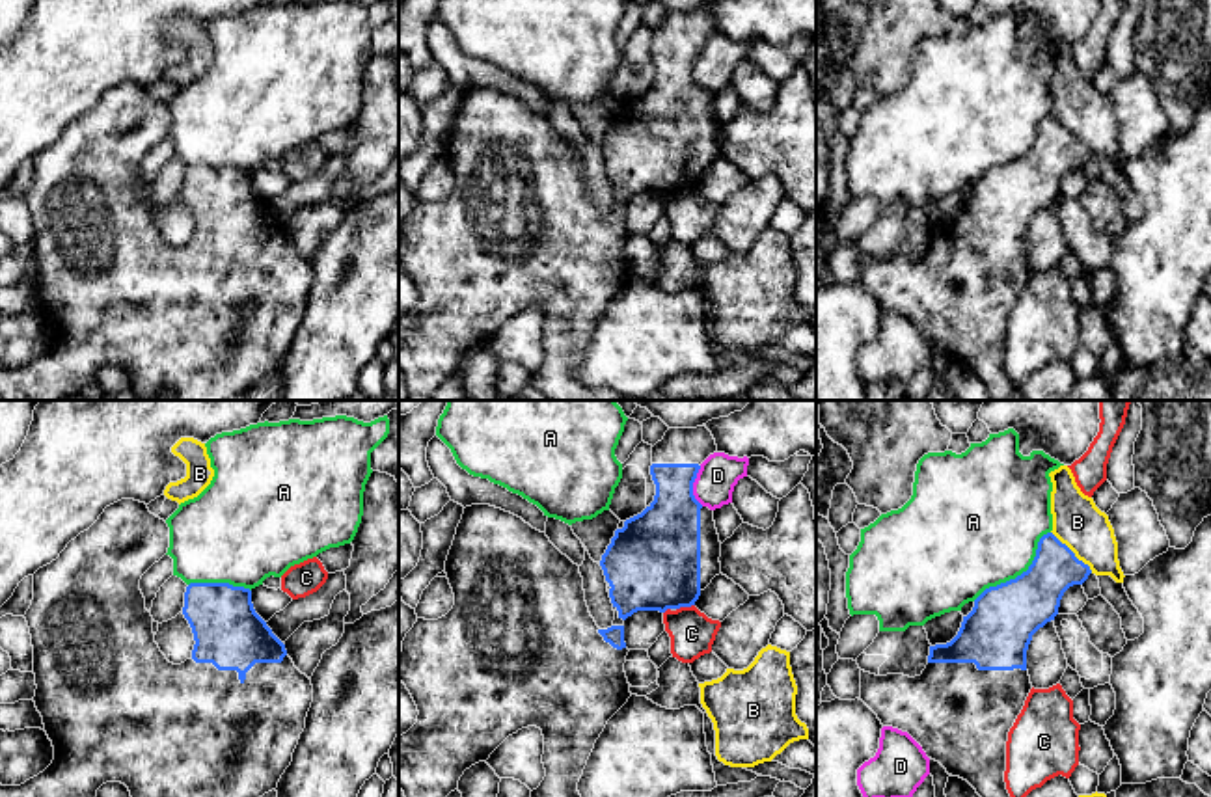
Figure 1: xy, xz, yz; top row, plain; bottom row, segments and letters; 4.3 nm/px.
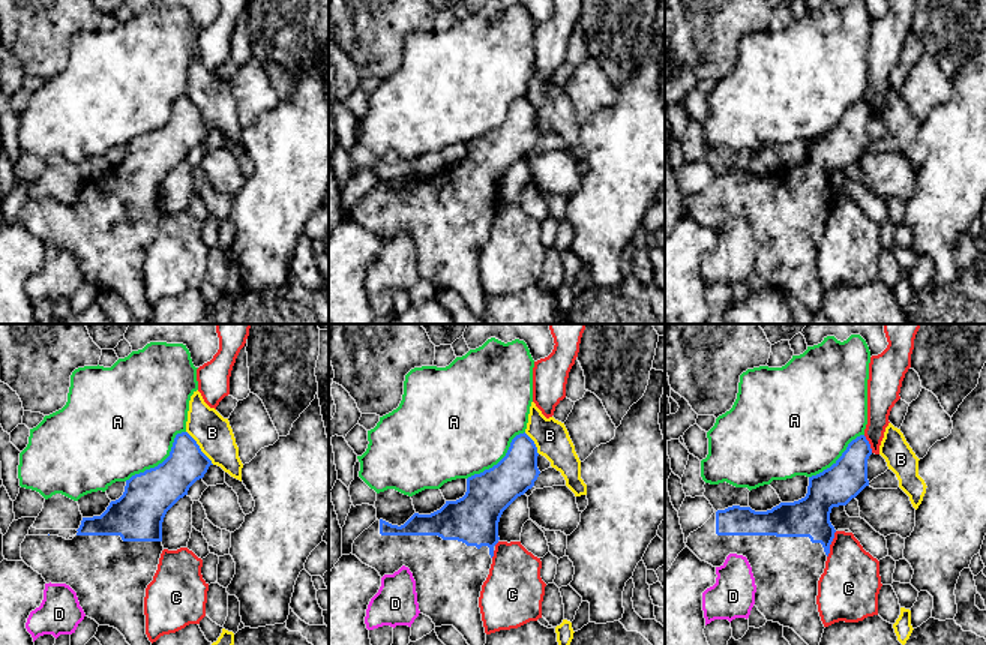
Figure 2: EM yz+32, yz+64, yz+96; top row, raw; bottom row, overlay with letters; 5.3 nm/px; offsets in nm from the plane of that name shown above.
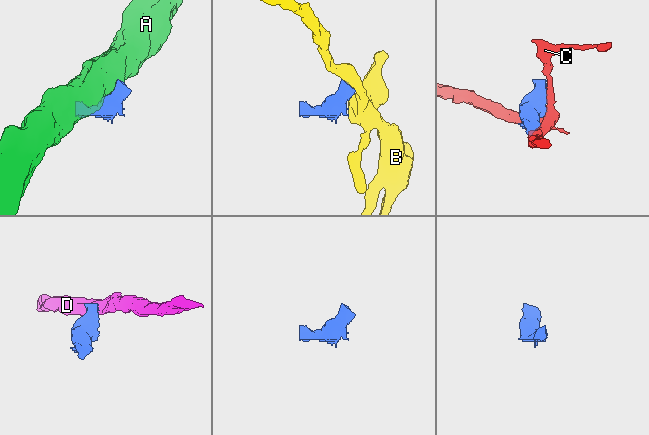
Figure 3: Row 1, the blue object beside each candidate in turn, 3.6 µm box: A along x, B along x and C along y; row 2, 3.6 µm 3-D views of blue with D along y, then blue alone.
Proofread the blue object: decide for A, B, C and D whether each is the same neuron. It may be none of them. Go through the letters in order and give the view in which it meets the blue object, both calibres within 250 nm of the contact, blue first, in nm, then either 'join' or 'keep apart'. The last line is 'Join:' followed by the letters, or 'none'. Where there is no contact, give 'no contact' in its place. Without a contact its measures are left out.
A: yz | 280/480 nm | keep apart
B: yz | 220/220 nm | keep apart
C: xz | 400/190 nm | keep apart
D: xz | 300/170 nm | keep apart
Join: none

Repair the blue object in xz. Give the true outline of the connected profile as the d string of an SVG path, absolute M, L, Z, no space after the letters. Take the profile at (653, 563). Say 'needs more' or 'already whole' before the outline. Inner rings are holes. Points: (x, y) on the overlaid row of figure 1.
needs more; M706 426L669 428L652 447L654 501L641 514L619 523L600 561L615 611L613 626L607 629L600 629L589 613L579 566L563 555L546 533L490 505L464 508L445 561L455 605L438 620L417 618L399 655L399 680L419 711L417 723L399 737L399 788L404 797L447 797L458 788L466 769L486 762L509 736L527 726L542 730L546 769L544 780L531 791L531 797L581 797L578 782L594 743L607 721L632 696L624 672L630 652L624 642L624 620L637 611L665 613L691 607L721 574L721 542L714 510L702 507L693 495L701 464L714 453L717 445Z

